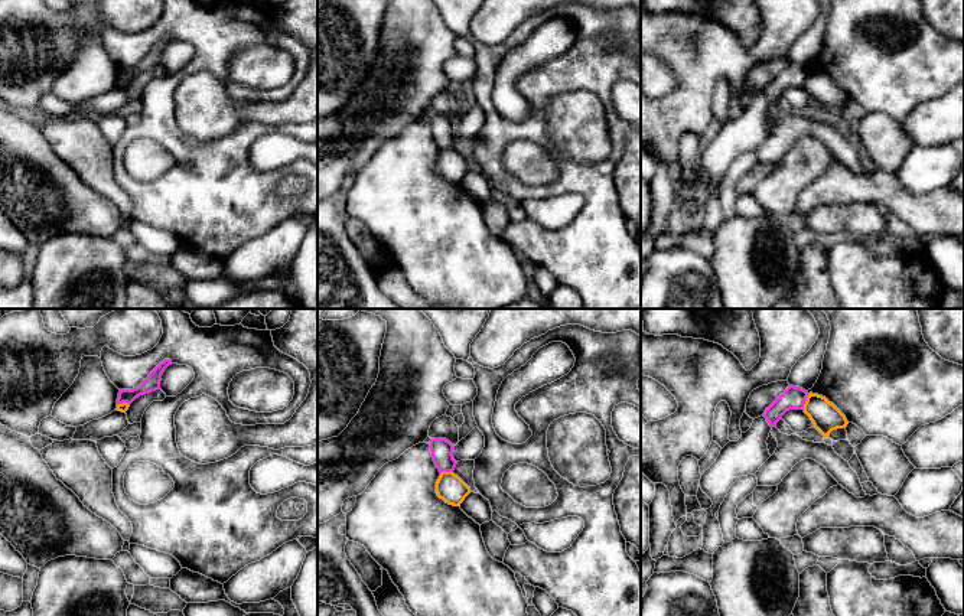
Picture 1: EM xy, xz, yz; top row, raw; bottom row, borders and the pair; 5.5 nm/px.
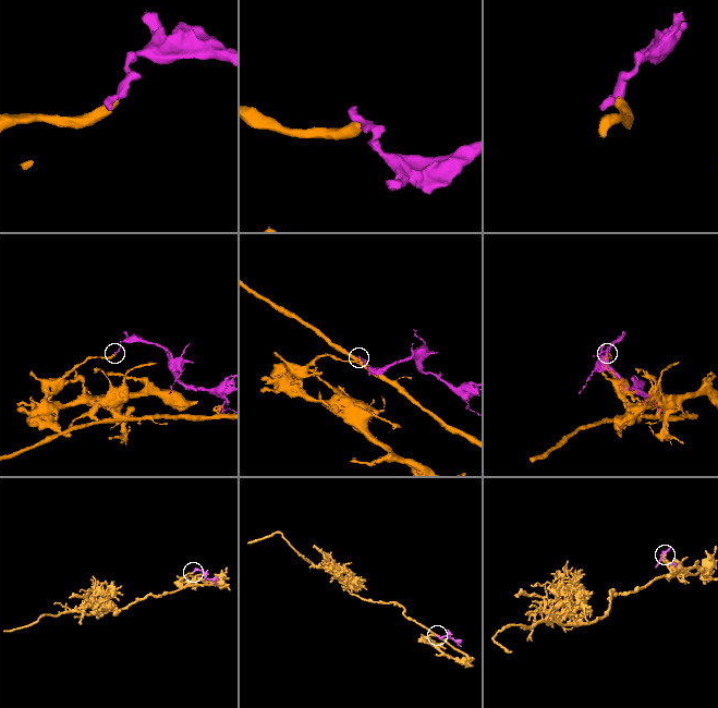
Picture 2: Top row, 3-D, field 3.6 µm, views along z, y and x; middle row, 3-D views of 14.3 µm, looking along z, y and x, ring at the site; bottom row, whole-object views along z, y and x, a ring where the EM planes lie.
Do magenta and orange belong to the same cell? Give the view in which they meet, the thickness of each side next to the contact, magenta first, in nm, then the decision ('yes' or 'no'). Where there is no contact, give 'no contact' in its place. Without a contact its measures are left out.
yz | 130/160 nm | no

